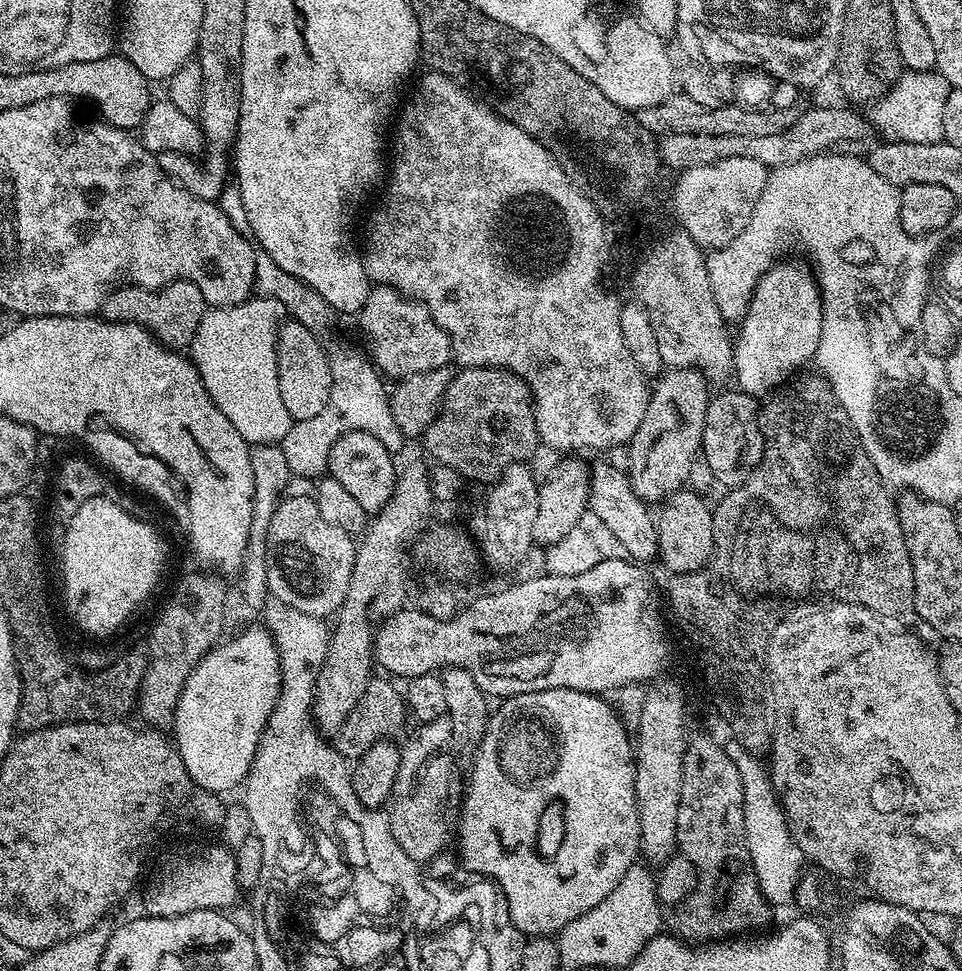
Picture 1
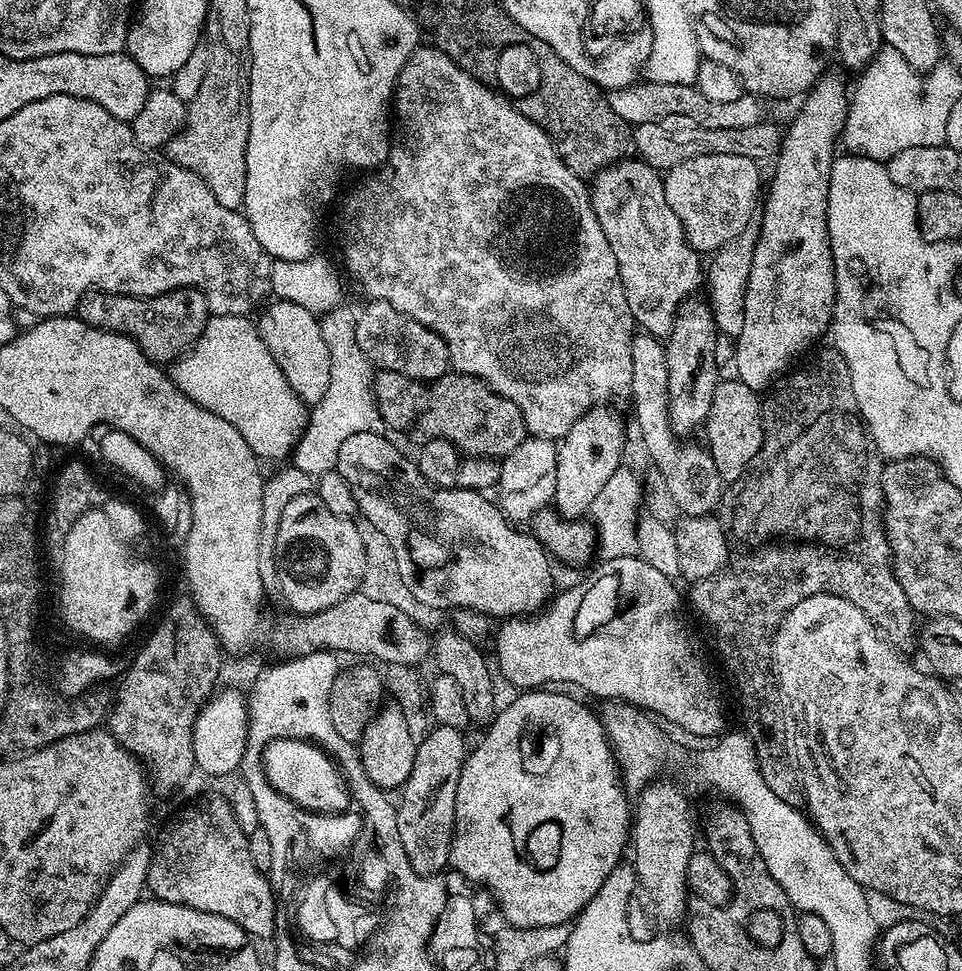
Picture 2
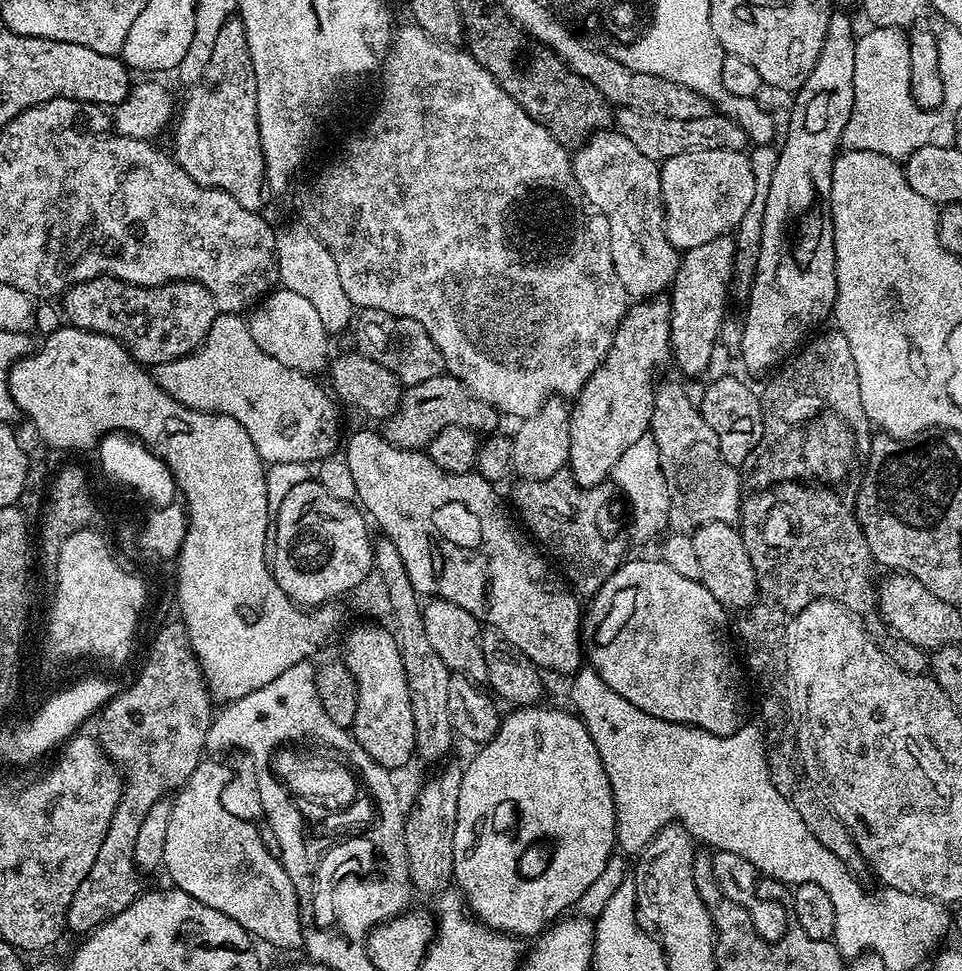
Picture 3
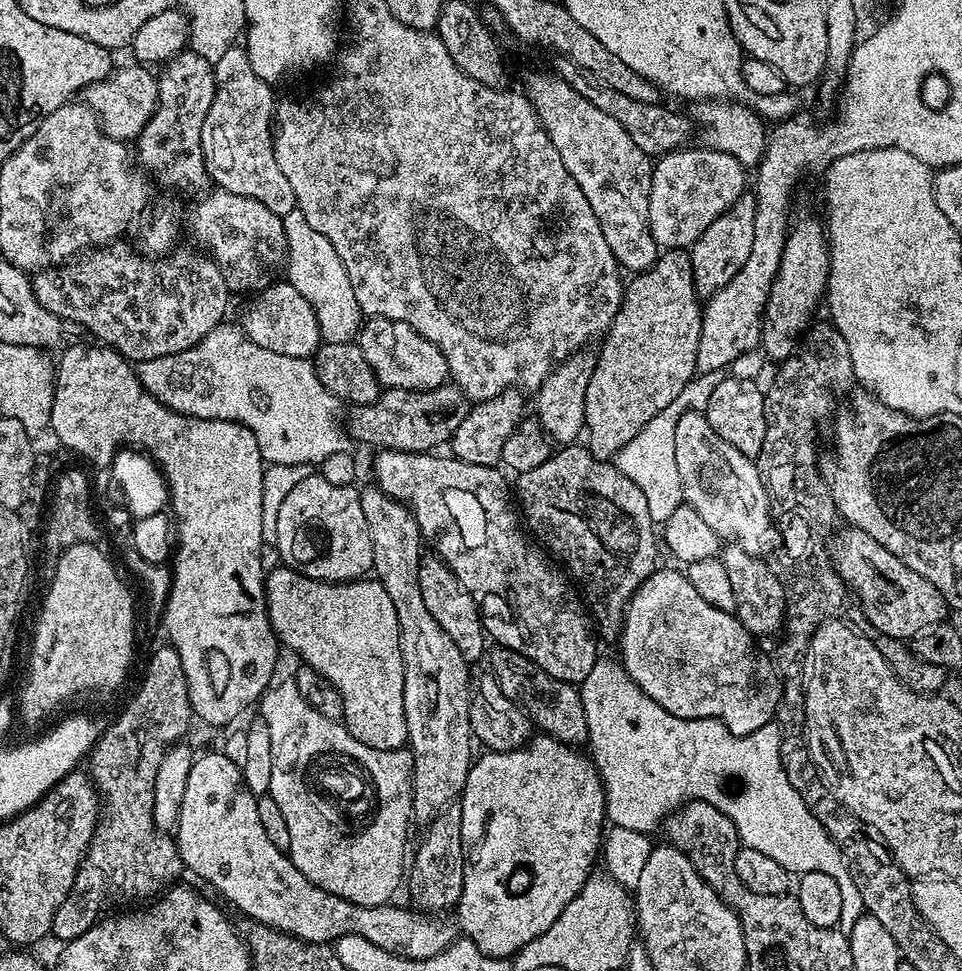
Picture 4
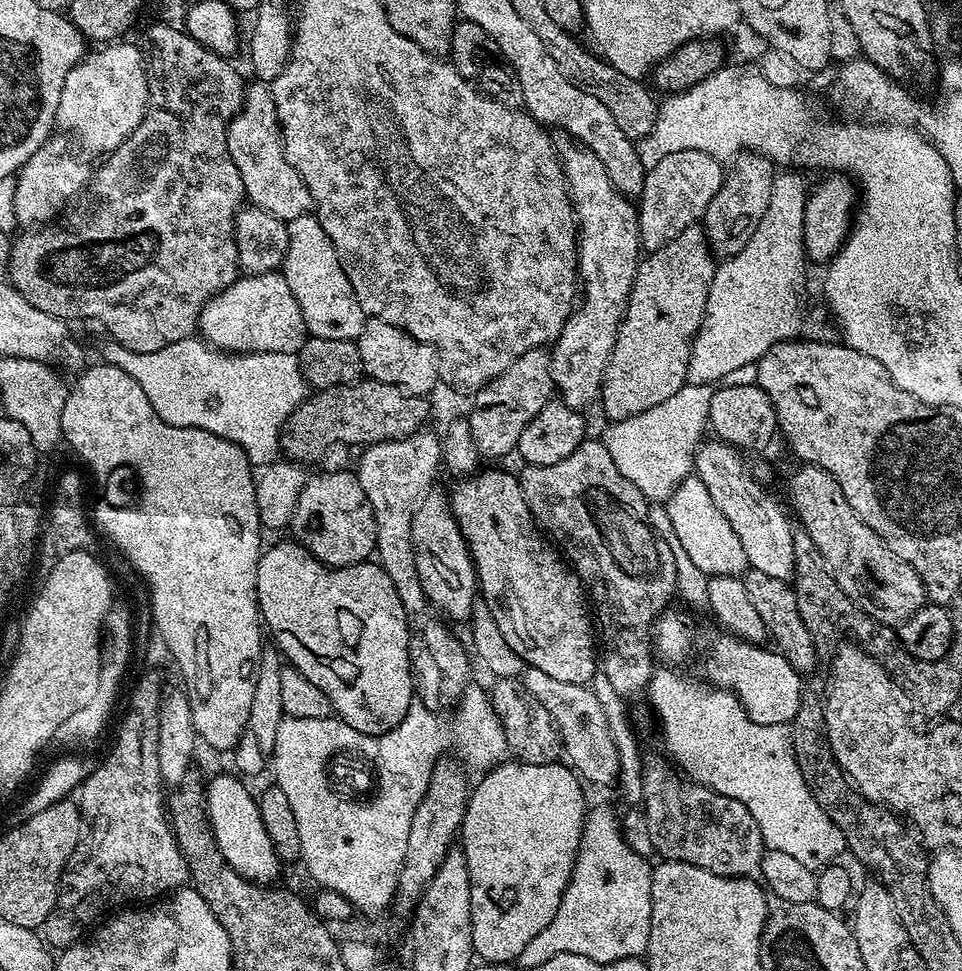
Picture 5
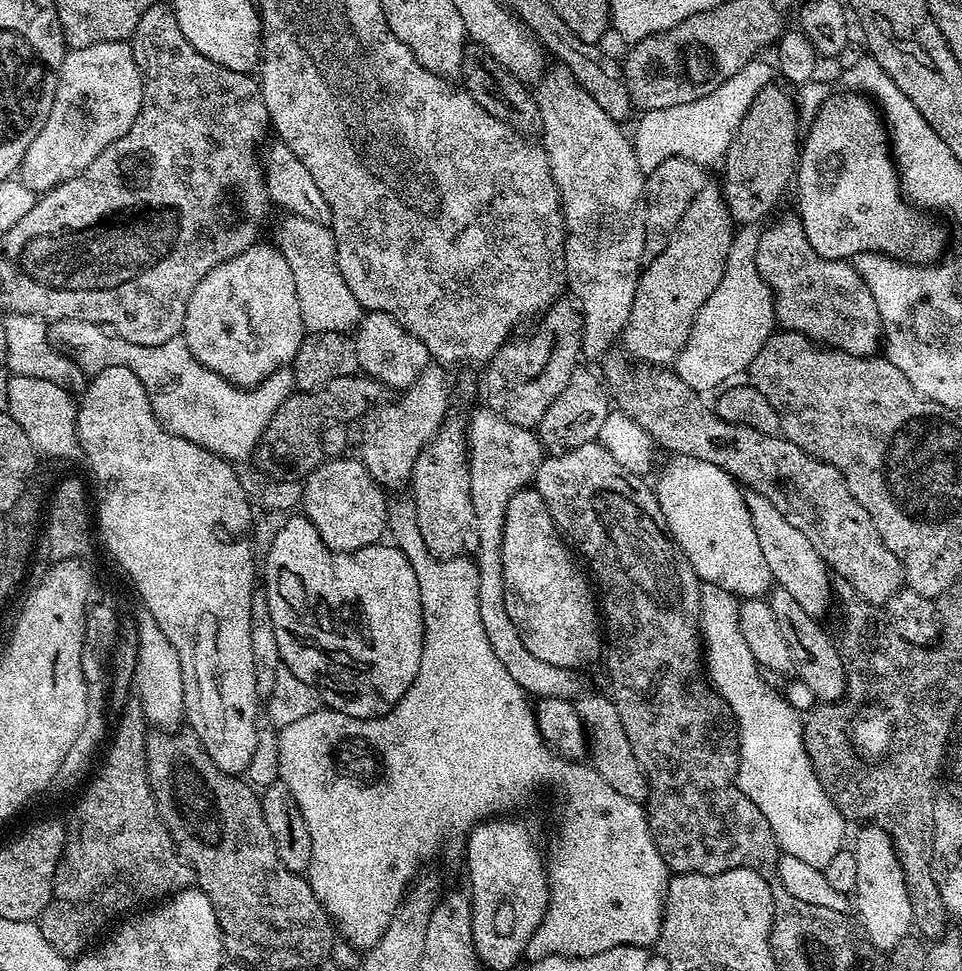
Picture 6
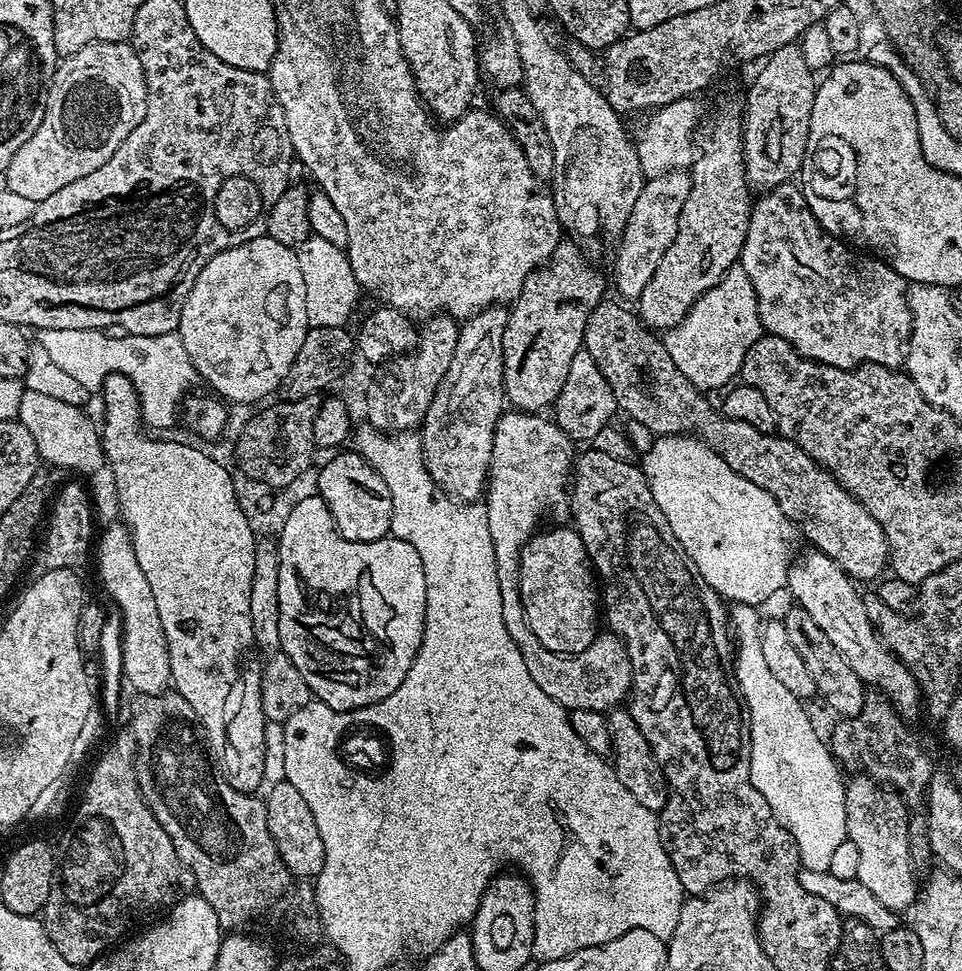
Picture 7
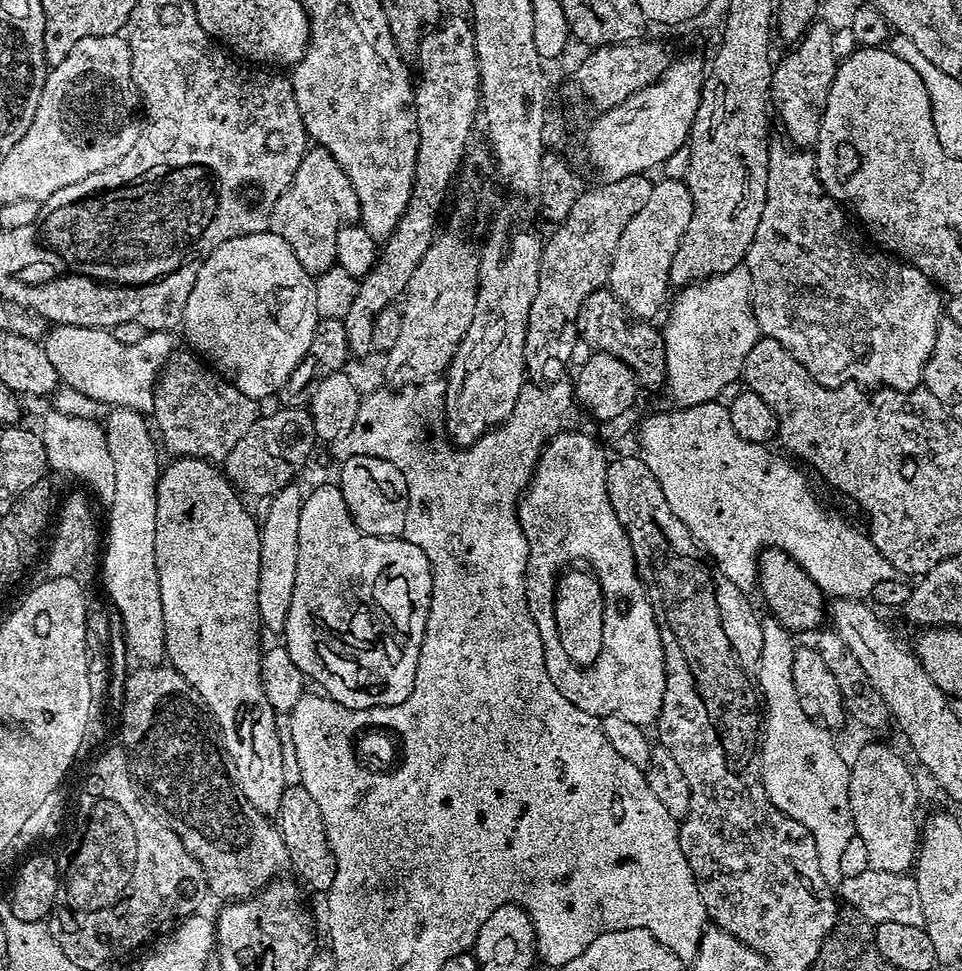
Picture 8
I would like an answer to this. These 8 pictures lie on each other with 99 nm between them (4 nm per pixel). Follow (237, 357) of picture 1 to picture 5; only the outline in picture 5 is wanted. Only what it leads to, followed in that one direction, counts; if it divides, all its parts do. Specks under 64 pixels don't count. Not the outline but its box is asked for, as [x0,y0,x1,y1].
[103,335,310,466]

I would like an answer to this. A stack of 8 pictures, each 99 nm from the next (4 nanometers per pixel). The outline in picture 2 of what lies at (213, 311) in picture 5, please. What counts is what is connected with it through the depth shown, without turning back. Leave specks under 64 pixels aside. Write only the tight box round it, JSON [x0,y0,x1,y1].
[259,298,330,406]

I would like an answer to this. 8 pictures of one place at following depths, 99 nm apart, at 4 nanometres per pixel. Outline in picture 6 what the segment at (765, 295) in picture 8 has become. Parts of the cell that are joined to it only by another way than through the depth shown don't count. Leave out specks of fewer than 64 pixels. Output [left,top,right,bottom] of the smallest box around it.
[756,215,882,357]

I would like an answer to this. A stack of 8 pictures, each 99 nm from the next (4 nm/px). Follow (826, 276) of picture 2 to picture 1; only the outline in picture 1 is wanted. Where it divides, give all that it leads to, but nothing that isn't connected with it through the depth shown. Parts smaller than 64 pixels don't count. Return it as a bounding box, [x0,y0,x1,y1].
[734,260,822,398]

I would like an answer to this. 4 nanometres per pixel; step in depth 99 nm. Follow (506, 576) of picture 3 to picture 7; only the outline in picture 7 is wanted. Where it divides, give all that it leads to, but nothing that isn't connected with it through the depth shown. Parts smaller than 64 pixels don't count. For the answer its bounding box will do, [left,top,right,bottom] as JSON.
[518,527,602,656]

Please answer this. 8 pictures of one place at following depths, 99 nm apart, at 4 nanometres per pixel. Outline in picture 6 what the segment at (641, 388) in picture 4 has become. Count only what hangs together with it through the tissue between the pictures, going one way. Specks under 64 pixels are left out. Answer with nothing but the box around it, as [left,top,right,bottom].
[622,182,734,366]

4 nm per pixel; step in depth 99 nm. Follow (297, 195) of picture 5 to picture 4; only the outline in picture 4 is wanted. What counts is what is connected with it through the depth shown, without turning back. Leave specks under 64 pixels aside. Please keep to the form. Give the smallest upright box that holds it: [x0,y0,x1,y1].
[202,46,297,217]

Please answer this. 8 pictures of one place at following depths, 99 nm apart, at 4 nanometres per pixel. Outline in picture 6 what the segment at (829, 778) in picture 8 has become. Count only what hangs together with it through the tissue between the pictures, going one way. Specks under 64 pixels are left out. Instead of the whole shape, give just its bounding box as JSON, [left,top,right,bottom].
[700,583,845,868]

